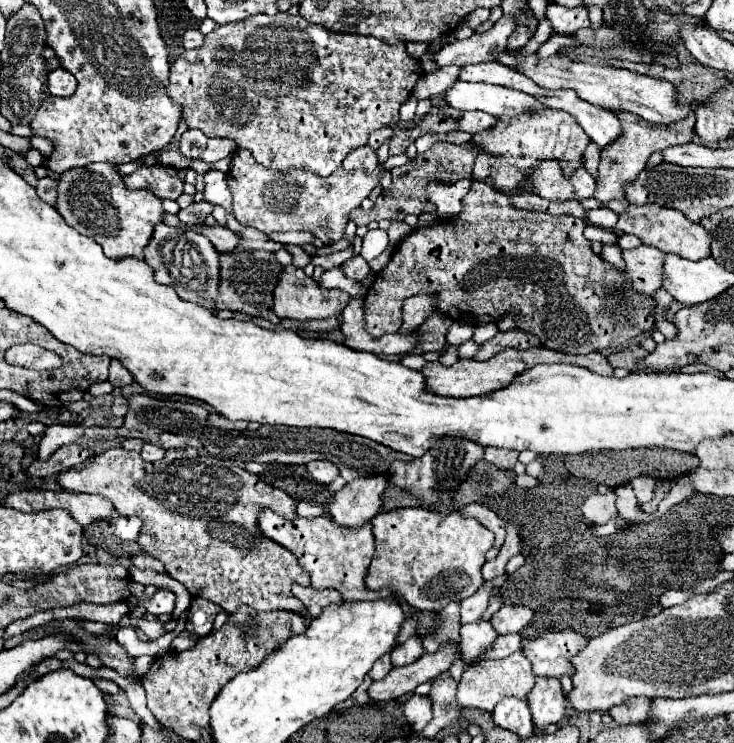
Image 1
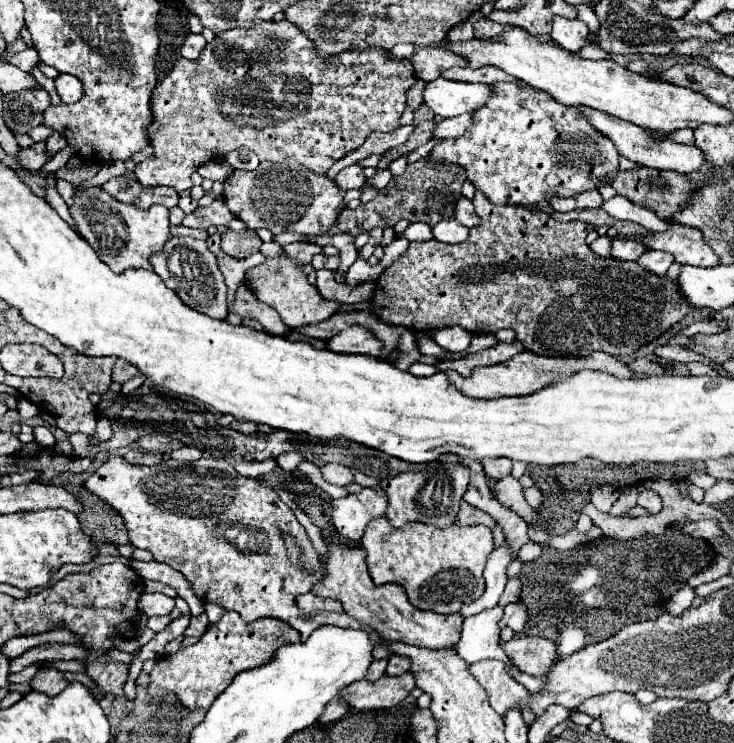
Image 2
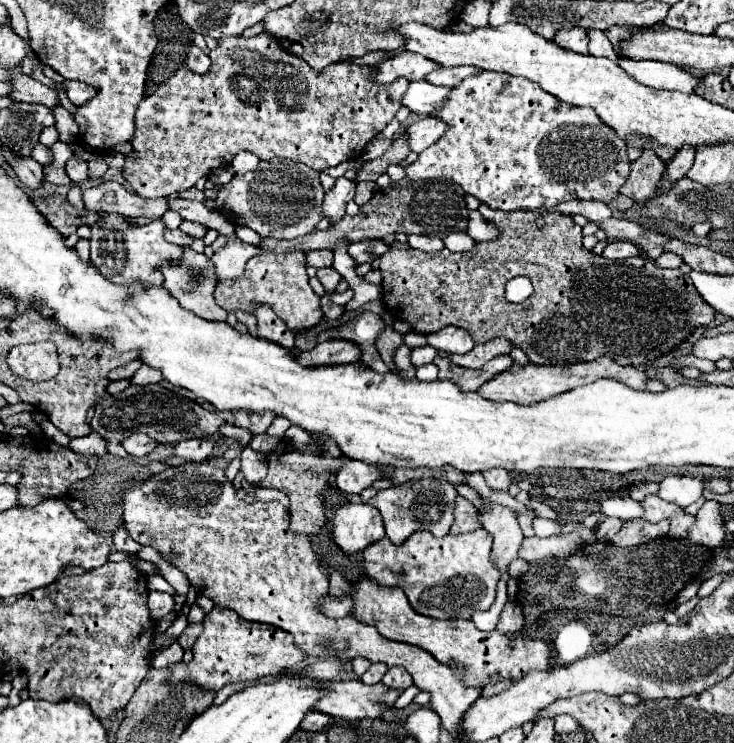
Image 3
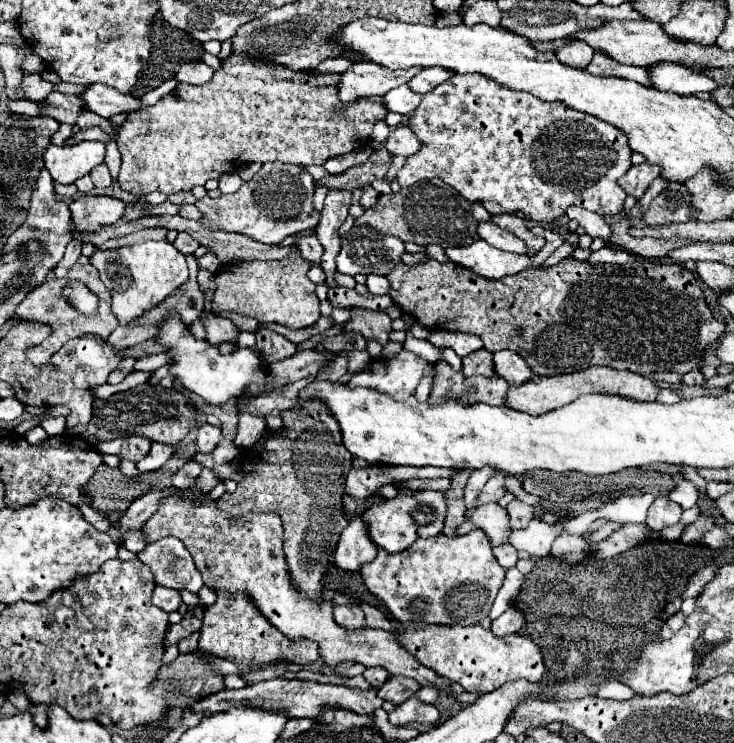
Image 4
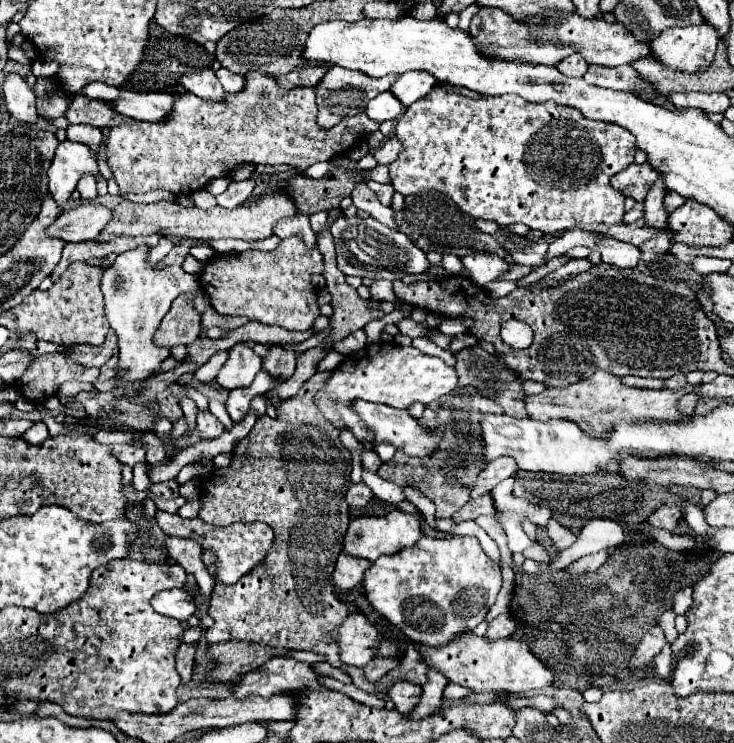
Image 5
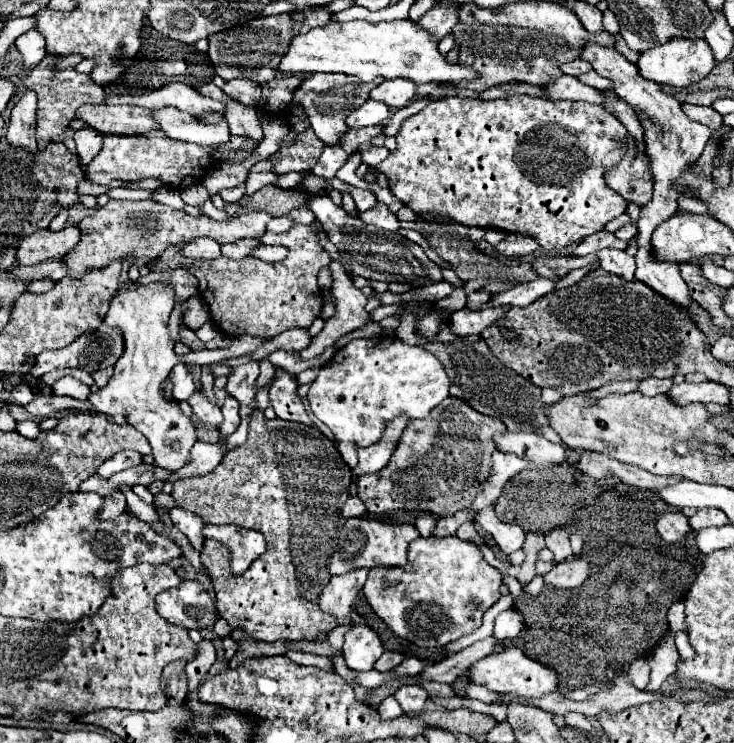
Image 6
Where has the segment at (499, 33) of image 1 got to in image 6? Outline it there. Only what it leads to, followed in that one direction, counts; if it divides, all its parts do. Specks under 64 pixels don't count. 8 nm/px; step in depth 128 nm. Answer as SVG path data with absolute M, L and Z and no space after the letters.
M318 72L316 76L308 76L302 82L302 86L294 94L294 102L298 102L306 110L310 124L316 126L316 136L324 144L332 146L332 144L338 144L344 132L348 130L348 124L346 124L348 112L352 112L352 108L360 108L360 104L368 100L370 90L376 88L378 84L380 82L362 82L362 80L356 80L356 76L348 76L348 74Z

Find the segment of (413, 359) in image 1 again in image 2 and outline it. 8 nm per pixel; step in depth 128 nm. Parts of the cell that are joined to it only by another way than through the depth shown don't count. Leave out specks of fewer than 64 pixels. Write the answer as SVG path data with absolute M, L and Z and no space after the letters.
M414 362L410 366L410 374L414 376L430 376L430 374L436 374L436 366L430 366L430 364L424 364L424 362Z

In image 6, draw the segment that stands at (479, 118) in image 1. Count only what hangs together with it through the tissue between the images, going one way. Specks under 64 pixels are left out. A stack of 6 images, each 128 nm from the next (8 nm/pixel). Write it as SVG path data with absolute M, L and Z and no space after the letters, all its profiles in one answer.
M370 146L370 148L362 148L362 162L368 164L368 166L378 166L380 162L384 162L388 158L390 150L386 146L382 148L376 148L376 146Z

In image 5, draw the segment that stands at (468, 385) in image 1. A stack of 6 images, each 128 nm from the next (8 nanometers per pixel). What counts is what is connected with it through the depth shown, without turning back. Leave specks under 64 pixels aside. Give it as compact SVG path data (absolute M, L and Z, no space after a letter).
M598 370L596 374L578 380L576 384L570 384L566 388L546 388L540 394L524 396L524 406L530 418L534 420L550 420L550 418L568 418L576 420L584 432L590 436L602 436L608 432L608 428L616 420L680 420L684 418L682 412L678 412L676 402L684 392L678 390L648 390L648 388L632 388L626 386L618 376L612 376L604 370Z

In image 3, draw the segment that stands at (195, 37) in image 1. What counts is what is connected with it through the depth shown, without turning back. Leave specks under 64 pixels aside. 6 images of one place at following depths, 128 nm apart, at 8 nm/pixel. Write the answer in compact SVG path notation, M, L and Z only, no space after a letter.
M196 44L190 46L190 52L188 52L188 58L186 58L186 66L194 72L206 72L210 68L210 58L202 52L202 48L198 48Z

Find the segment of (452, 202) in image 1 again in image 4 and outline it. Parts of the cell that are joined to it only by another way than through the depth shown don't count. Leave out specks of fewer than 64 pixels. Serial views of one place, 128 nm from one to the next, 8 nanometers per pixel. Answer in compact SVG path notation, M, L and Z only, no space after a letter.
M478 222L478 236L482 240L486 240L488 244L496 246L498 250L510 250L510 252L516 252L516 254L526 252L526 246L520 238L516 238L514 234L502 230L494 222Z

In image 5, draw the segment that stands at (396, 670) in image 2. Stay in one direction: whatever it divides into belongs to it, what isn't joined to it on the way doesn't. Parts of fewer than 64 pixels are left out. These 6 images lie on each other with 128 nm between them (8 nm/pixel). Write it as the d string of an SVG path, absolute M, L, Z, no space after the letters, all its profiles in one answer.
M396 682L396 684L388 690L388 698L396 704L396 710L398 710L400 714L406 714L406 712L410 712L410 710L416 706L416 702L418 702L418 698L420 698L420 692L422 692L422 688L416 686L416 684Z

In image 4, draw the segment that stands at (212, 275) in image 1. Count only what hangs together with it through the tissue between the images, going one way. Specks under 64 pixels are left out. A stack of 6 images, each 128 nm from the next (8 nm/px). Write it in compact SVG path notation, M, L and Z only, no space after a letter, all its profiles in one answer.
M202 310L198 320L206 328L206 338L212 340L214 344L220 344L220 342L226 342L226 340L236 340L236 336L238 336L238 328L232 324L232 320L222 318L216 312Z

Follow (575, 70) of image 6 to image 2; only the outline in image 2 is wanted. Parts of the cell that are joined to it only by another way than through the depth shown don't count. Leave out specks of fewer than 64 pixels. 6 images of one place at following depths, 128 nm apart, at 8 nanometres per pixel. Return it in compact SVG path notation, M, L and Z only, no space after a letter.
M554 16L552 18L552 40L562 44L566 50L576 52L584 46L586 36L588 36L588 26L582 20L568 20L564 16Z

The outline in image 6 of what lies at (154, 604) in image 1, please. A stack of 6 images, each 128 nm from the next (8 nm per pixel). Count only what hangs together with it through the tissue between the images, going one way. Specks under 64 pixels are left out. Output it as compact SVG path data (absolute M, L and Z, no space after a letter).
M184 580L180 586L156 596L158 614L180 628L206 628L214 622L214 602L198 584Z

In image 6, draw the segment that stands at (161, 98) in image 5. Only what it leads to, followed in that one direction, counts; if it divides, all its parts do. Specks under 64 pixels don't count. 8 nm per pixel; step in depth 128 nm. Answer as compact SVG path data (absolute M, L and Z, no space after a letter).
M174 106L156 108L156 110L152 110L152 116L168 138L194 142L194 144L202 144L202 146L222 144L222 142L228 142L228 138L230 138L228 124L224 120L220 124L204 124L204 122L196 120L192 114L182 112Z

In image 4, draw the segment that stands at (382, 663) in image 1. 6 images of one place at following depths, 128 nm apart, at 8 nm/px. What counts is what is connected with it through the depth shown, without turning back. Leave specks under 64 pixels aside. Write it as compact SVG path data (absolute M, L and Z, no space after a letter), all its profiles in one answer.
M366 668L366 672L364 672L364 678L366 678L368 684L374 686L374 688L382 686L382 684L388 680L388 676L390 676L390 674L388 674L384 668Z

